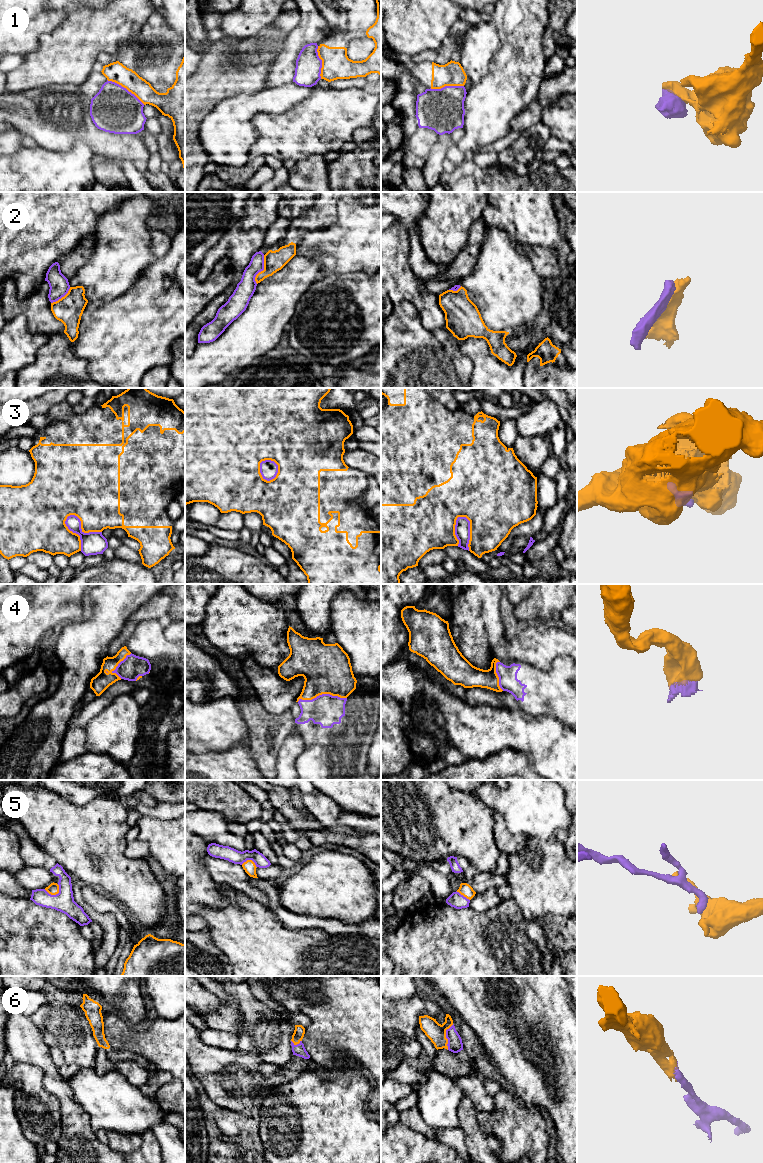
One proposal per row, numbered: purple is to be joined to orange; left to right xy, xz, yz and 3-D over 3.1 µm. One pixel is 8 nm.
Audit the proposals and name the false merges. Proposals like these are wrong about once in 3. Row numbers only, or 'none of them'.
2, 3, 5

